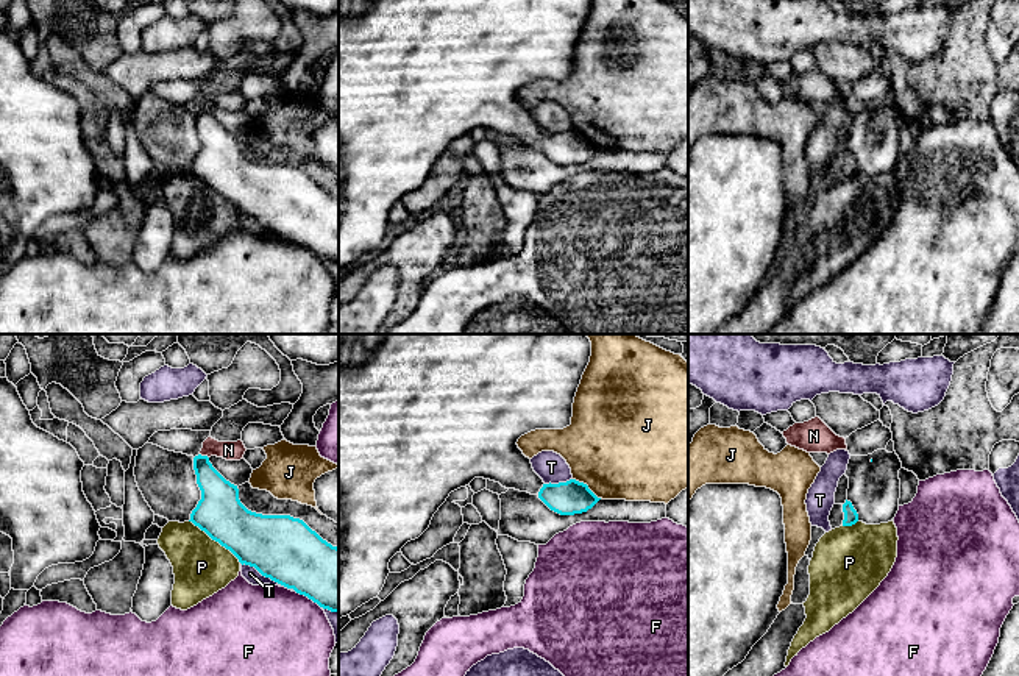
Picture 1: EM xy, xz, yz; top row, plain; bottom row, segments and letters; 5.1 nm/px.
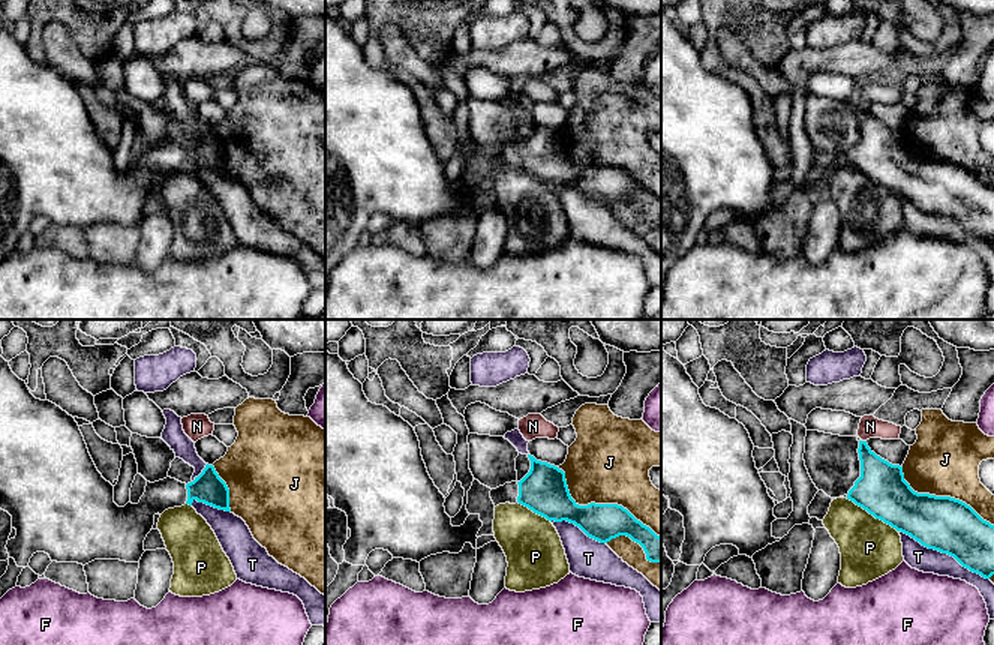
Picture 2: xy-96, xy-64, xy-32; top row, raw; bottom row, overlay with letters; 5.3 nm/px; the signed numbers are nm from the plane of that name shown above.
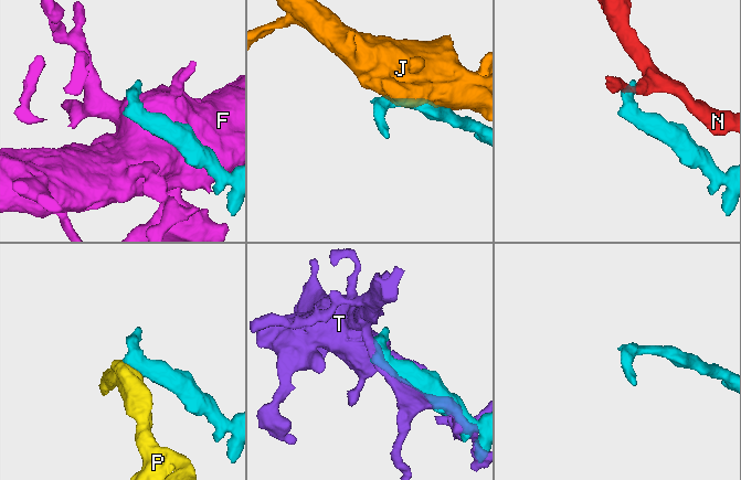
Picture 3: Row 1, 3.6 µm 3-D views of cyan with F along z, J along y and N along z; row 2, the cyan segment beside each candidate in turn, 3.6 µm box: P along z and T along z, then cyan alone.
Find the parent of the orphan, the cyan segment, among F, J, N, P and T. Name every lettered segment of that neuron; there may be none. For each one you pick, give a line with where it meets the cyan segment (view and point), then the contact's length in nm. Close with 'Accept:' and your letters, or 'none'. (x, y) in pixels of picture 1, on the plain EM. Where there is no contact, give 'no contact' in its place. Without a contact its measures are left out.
Accept: none

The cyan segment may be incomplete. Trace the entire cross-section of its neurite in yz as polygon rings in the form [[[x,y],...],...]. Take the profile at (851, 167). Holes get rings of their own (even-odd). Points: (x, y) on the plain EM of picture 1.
[[[846,150],[844,155],[833,155],[829,172],[832,180],[843,176],[852,176],[858,172],[858,164],[852,153]]]

